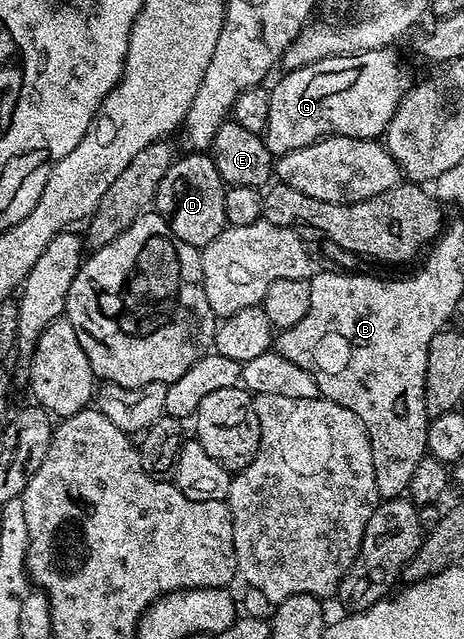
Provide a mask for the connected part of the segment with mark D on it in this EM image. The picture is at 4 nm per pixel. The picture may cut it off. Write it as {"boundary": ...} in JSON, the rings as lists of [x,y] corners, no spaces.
{"boundary":[[[191,153],[195,155],[187,155],[184,159],[178,158],[168,171],[165,173],[159,187],[156,189],[156,197],[154,202],[154,210],[167,220],[169,229],[173,229],[173,233],[177,233],[177,237],[181,237],[181,241],[185,241],[185,245],[193,245],[197,248],[204,248],[209,245],[209,241],[213,241],[219,234],[226,229],[227,218],[225,217],[225,186],[221,173],[218,172],[217,165],[212,156],[207,153]]]}

